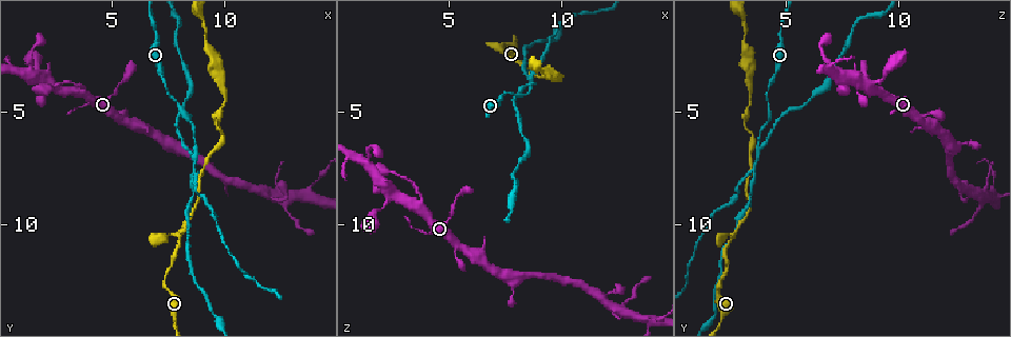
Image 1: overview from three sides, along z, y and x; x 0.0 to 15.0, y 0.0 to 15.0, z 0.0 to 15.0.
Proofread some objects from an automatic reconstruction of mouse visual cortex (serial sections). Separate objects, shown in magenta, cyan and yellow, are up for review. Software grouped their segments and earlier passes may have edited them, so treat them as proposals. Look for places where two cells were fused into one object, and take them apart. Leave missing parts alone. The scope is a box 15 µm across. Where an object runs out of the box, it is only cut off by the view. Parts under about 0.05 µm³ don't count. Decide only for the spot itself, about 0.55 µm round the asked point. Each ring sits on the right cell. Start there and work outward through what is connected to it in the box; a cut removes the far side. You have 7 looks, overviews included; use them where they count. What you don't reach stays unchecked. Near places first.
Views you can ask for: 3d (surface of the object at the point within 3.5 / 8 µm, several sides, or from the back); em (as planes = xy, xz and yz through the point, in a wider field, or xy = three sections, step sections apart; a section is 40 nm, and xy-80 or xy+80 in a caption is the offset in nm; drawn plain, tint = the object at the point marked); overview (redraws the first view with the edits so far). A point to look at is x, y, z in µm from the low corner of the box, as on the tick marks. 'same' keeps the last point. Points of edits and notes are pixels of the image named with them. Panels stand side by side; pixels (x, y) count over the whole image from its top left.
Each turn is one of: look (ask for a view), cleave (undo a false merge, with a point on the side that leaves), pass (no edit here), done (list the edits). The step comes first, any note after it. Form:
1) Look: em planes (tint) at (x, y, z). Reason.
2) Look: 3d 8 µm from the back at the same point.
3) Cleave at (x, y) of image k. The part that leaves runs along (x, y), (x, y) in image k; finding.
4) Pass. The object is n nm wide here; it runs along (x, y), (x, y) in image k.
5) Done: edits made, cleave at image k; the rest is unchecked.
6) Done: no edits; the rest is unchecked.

Look: 3d 8 µm at (7.4, 4.1, 4.1). A narrow waist.

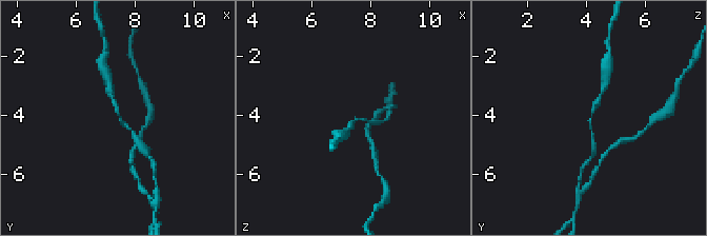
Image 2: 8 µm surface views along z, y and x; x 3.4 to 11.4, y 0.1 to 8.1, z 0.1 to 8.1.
Look: em xy step 5 (tint) at (7.5, 4.1, 4.2). The arms are 100, 150 nm wide; need the tissue.

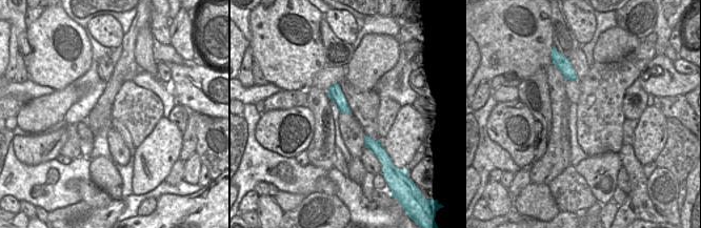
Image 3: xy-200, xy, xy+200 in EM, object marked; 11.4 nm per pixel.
Pass. It runs along (109, 92), (119, 119), (134, 133), (136, 141) in image 2; all the same cell.

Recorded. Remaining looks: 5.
Look: 3d 3.5 µm at (2.5, 4.0, 8.6). Calibre changes.

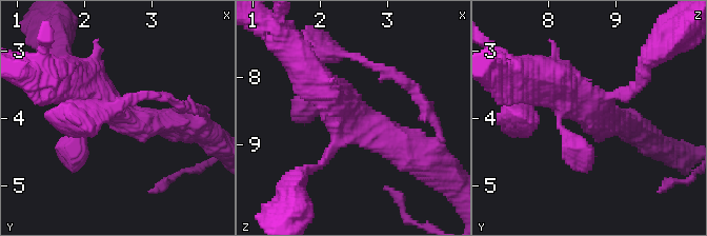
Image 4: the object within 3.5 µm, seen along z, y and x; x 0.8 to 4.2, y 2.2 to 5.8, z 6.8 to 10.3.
Look: em xy step 5 (tint) at (2.55, 4.00, 8.60). 4 arms meet here; the arms are 150, 150, 400, 500 nm wide.

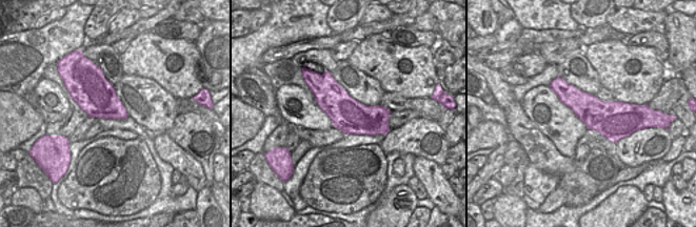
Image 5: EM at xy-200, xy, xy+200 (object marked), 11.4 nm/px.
Pass. It runs along (412, 157), (358, 119), (309, 76) in image 4; continuous, no second cell.

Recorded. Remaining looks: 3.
Look: 3d 3.5 µm from the back at (1.7, 1.8, 6.7). Sudden change in width.

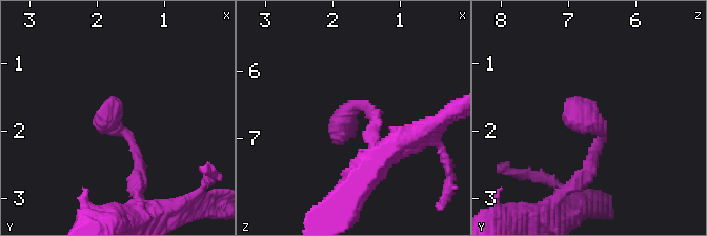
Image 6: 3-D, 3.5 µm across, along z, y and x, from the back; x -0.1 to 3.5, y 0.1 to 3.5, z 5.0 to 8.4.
Look: em xy step 5 (tint) at (1.80, 1.85, 6.70). Need the tissue.

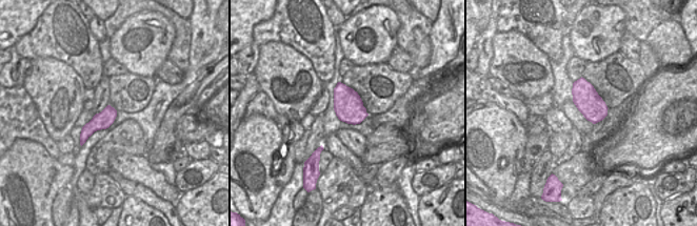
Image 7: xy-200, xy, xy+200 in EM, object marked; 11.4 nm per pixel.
Pass. It runs along (137, 176), (137, 150), (104, 104) in image 6; all the same cell.

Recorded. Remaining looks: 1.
Done: no edits; the rest is unchecked.

